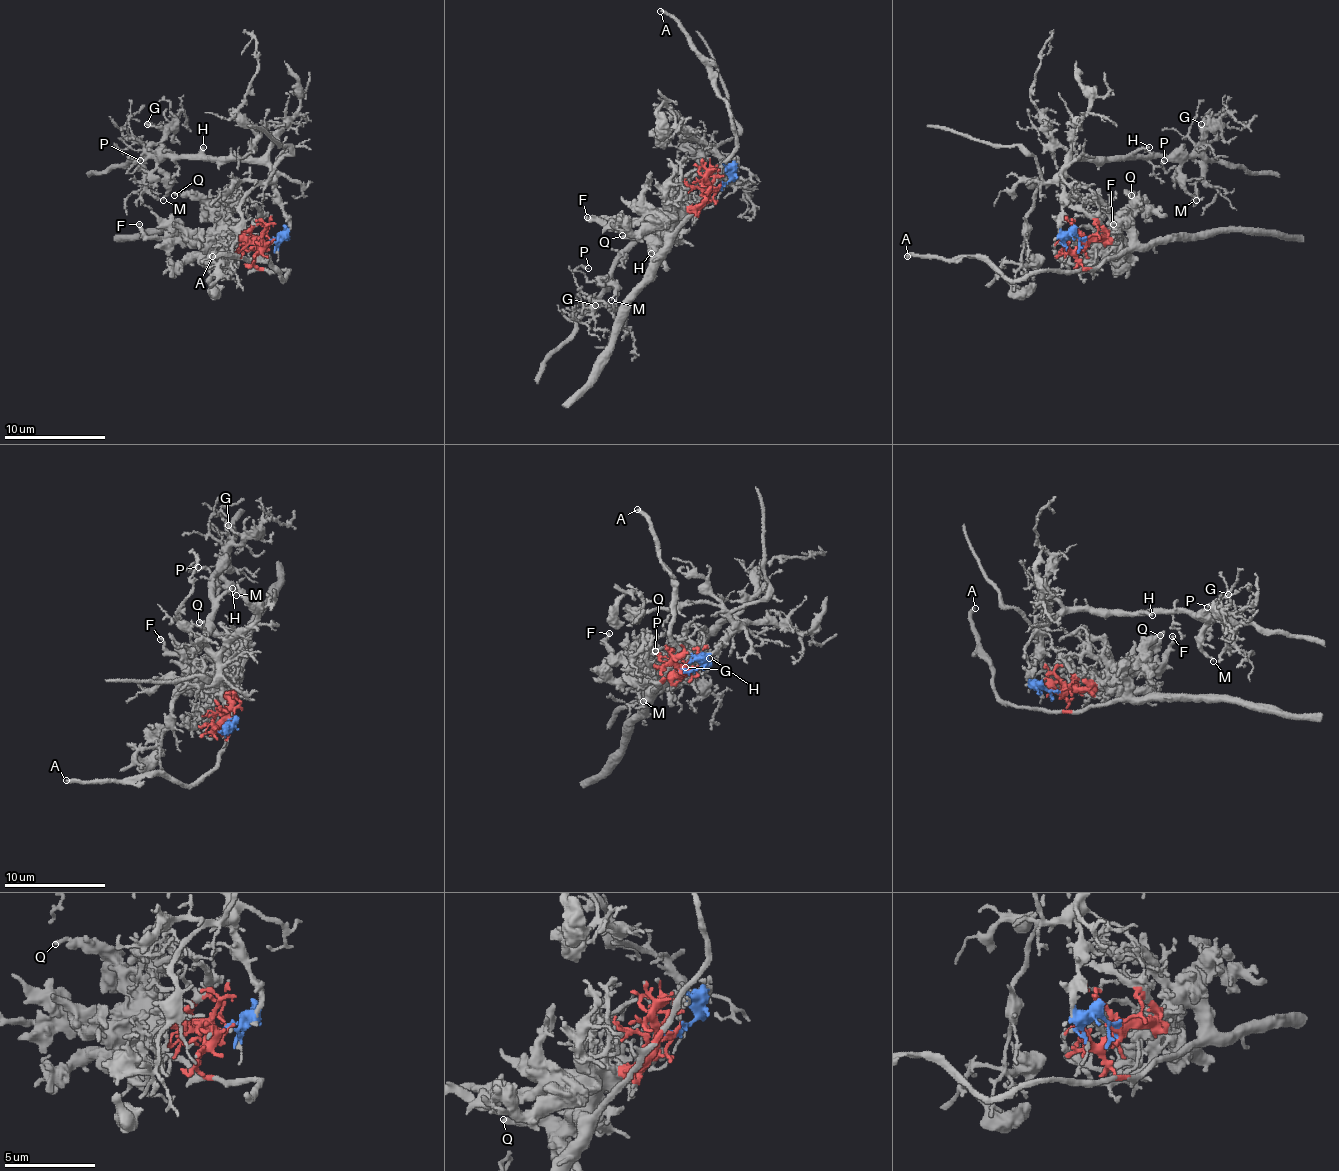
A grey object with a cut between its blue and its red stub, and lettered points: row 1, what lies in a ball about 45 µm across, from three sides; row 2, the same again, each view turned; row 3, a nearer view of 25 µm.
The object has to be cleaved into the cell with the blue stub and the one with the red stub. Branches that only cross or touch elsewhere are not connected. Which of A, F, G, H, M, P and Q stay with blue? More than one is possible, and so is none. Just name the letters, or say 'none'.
G, H, M, P

